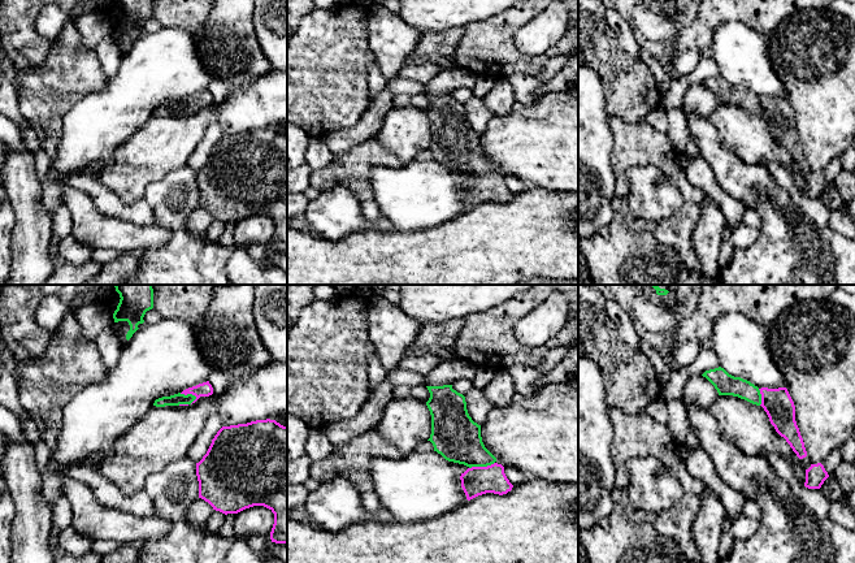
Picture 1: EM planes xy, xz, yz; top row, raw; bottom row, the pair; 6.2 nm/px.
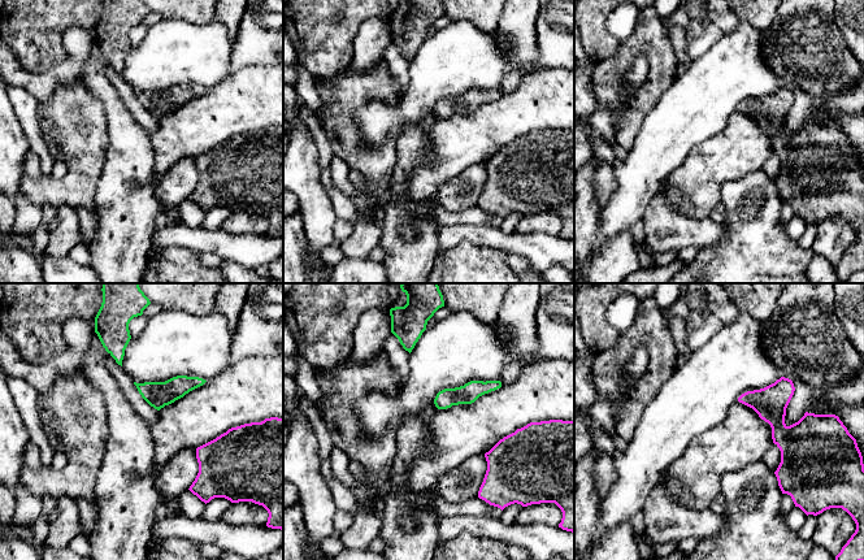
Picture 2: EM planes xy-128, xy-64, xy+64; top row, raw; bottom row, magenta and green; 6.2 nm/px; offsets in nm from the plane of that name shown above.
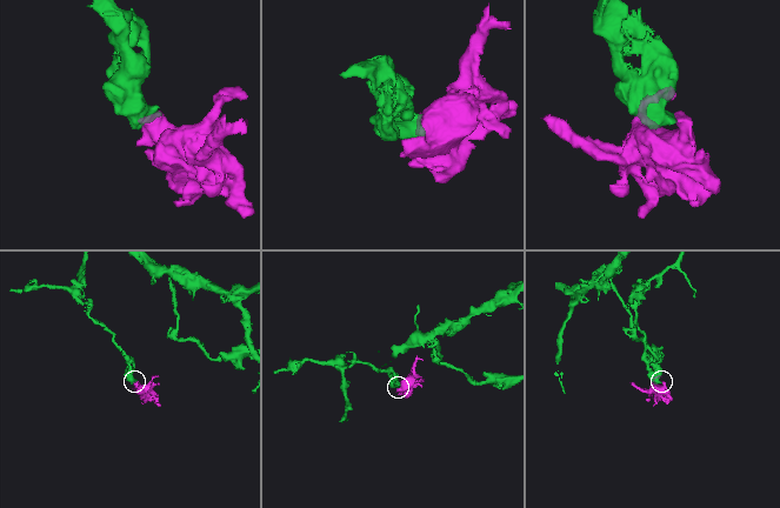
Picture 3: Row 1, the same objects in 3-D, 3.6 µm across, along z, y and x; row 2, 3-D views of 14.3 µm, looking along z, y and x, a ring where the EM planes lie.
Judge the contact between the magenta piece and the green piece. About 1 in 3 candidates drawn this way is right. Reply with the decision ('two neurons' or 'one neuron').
one neuron

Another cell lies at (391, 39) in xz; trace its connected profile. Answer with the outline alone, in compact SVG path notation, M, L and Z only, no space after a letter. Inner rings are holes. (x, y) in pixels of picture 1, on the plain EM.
M372 3L368 14L369 47L382 75L391 82L415 51L422 31L405 23L381 4Z

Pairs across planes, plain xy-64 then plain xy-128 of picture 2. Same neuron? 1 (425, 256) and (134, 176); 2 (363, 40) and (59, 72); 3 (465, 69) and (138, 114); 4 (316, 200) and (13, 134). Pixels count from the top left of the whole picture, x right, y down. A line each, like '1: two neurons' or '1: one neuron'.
1: one neuron
2: one neuron
3: two neurons
4: one neuron

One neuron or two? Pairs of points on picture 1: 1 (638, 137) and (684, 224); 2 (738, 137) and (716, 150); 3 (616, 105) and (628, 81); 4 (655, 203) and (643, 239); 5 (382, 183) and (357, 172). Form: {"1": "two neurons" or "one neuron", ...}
{"1": "one neuron", "2": "two neurons", "3": "one neuron", "4": "two neurons", "5": "two neurons"}

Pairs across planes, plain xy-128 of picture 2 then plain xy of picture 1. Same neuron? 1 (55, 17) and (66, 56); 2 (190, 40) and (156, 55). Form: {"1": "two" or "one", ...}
{"1": "two", "2": "one"}

